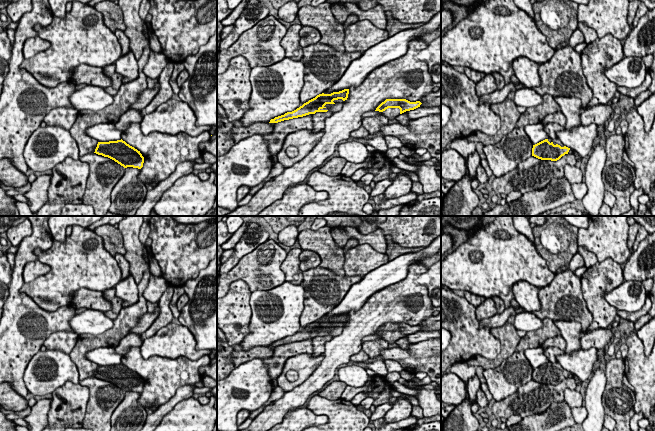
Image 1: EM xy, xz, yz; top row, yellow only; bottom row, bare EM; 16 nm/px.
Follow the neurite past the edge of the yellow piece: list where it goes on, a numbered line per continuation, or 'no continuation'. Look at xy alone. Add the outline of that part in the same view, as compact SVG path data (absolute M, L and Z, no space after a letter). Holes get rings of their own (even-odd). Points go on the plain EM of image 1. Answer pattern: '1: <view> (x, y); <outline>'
no continuation

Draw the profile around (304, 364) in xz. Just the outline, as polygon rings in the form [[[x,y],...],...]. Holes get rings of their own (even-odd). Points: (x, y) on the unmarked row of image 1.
[[[299,354],[288,358],[284,364],[282,373],[277,377],[278,386],[285,392],[291,391],[295,387],[301,385],[312,372],[321,364],[323,354],[313,356],[312,354]],[[289,370],[294,370],[298,373],[298,379],[290,382],[286,378],[286,373]]]

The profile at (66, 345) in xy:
[[[55,332],[52,333],[45,341],[44,346],[47,350],[60,350],[70,354],[76,345],[78,335],[74,332]]]

